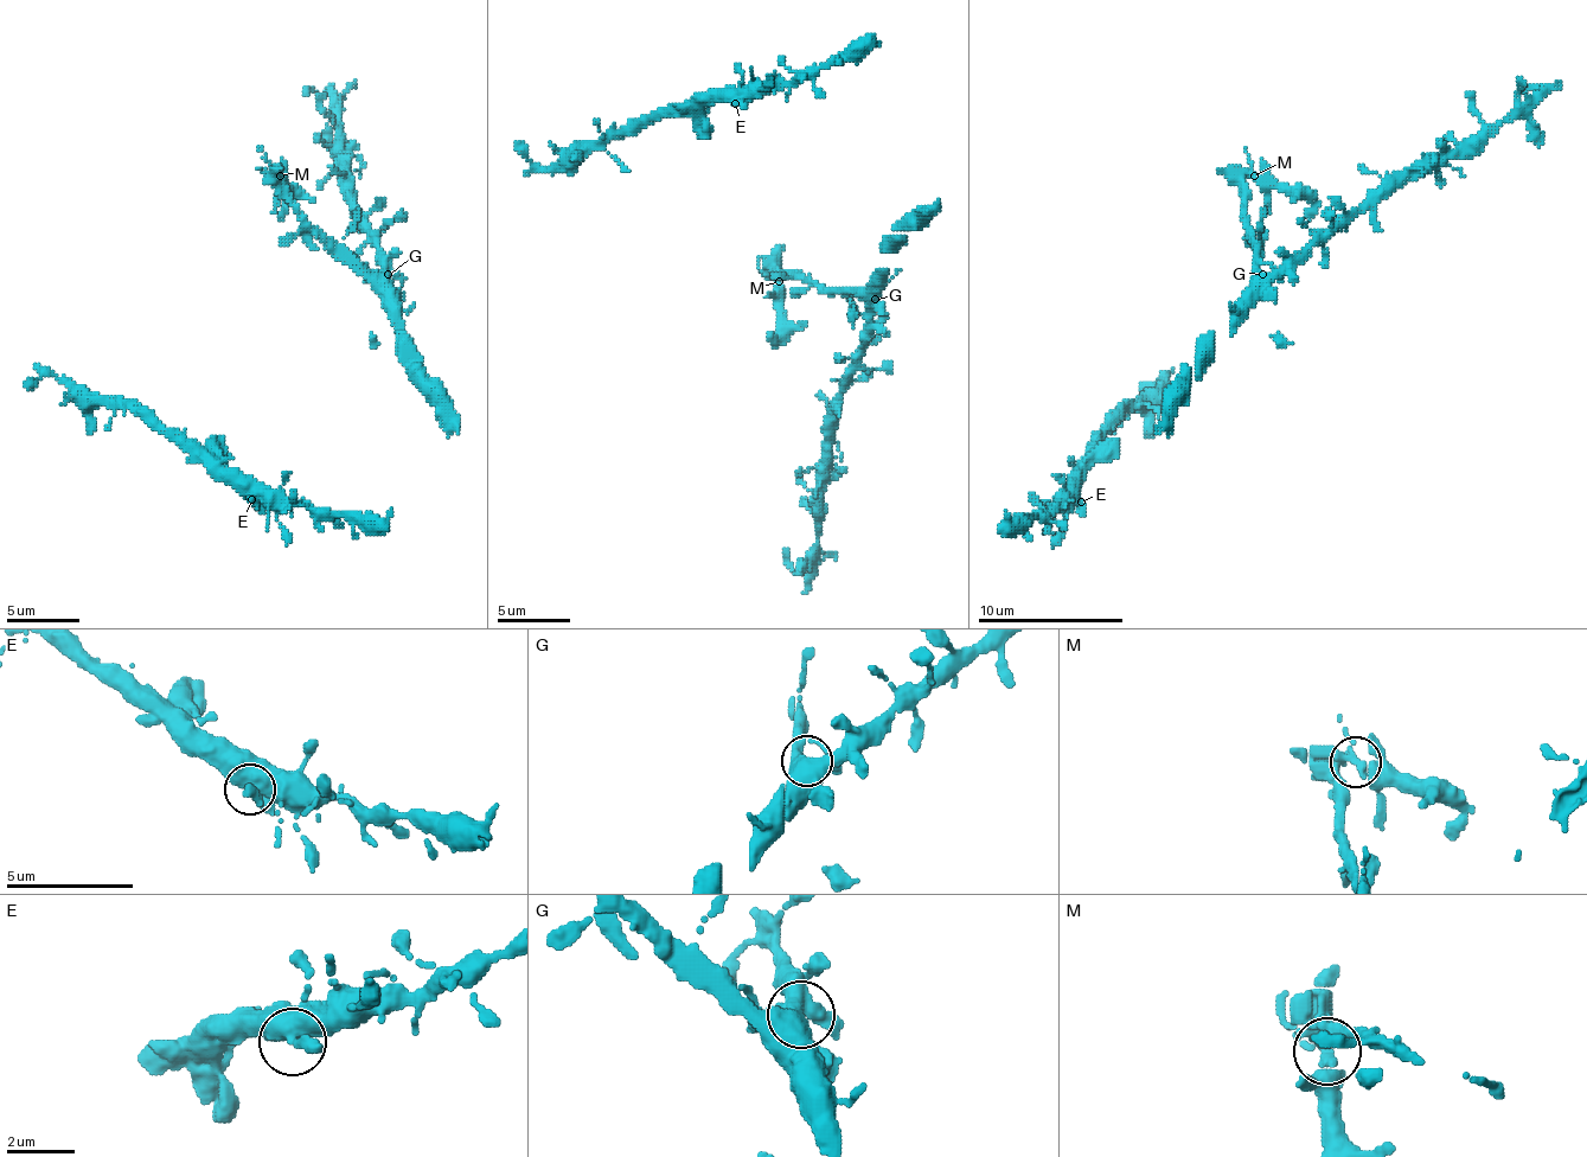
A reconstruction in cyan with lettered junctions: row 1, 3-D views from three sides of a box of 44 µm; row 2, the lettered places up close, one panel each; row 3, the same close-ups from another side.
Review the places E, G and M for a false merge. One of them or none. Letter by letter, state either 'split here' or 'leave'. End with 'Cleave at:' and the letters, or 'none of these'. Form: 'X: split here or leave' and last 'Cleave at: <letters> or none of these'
E: leave
G: leave
M: split here
Cleave at: M

